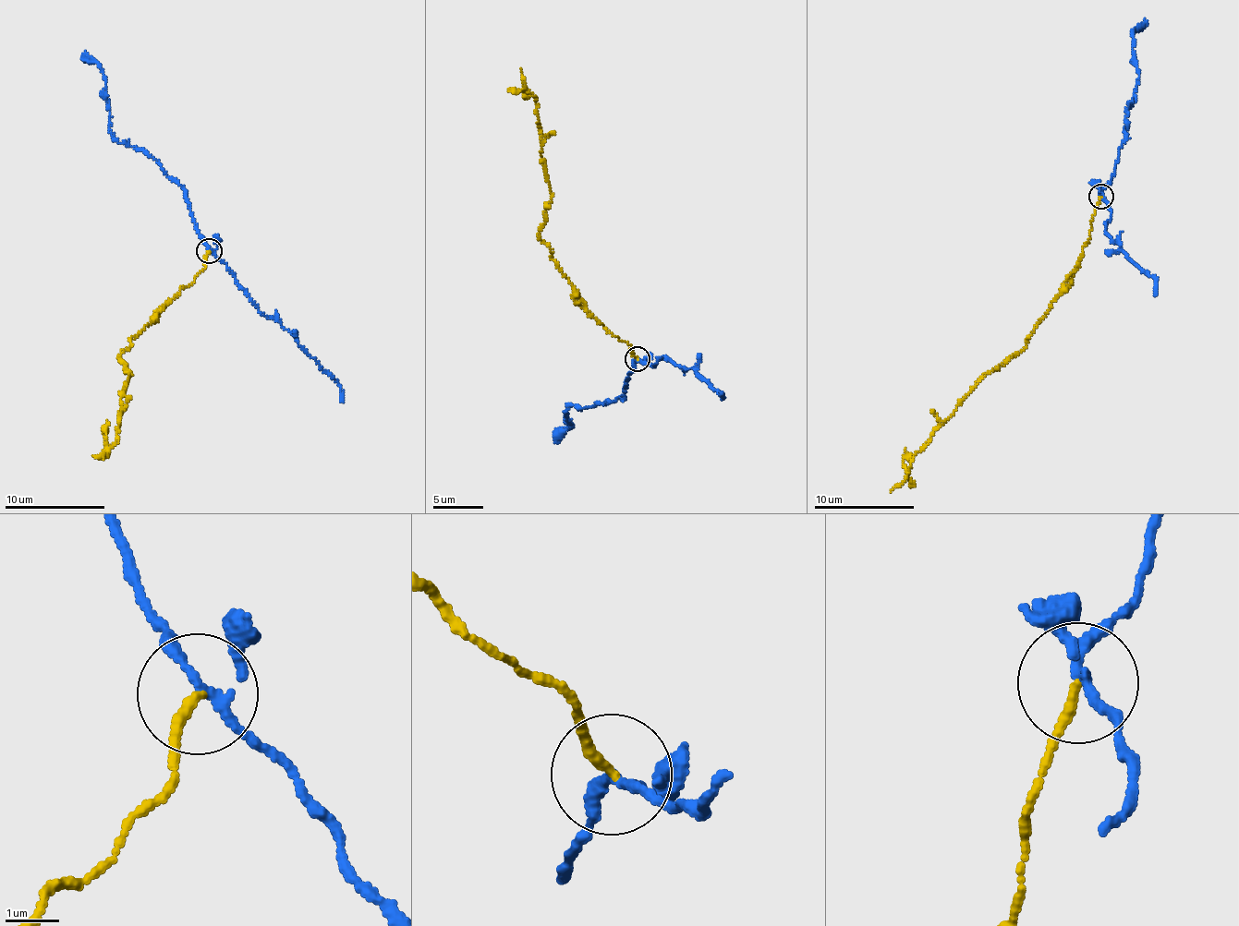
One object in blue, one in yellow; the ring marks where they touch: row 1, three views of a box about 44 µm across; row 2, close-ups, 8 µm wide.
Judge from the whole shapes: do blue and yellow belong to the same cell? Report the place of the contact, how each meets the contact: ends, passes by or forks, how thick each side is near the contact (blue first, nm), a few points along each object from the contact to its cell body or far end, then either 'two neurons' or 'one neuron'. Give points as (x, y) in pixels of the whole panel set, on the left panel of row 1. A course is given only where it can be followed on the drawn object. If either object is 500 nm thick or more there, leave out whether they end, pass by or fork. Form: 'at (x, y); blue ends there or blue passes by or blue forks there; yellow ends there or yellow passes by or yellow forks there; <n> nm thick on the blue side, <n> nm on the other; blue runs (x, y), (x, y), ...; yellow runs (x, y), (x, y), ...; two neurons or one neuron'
at (209, 251); blue forks there; yellow ends there; 130 nm thick on the blue side, 190 nm on the other; blue runs (210, 252), (197, 229), (187, 193), (146, 152), (127, 147), (111, 135), (105, 77), (85, 51); yellow runs (210, 252), (202, 270), (120, 354), (119, 359), (130, 373), (118, 415), (115, 443), (103, 460); two neurons

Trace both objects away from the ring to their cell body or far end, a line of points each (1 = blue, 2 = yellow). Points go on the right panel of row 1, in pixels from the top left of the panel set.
1: (1101, 197), (1114, 174), (1128, 108), (1133, 106), (1129, 105), (1139, 69), (1132, 42), (1135, 28), (1145, 18)
2: (1101, 197), (1076, 266), (1026, 344), (989, 371), (933, 432), (890, 492)

